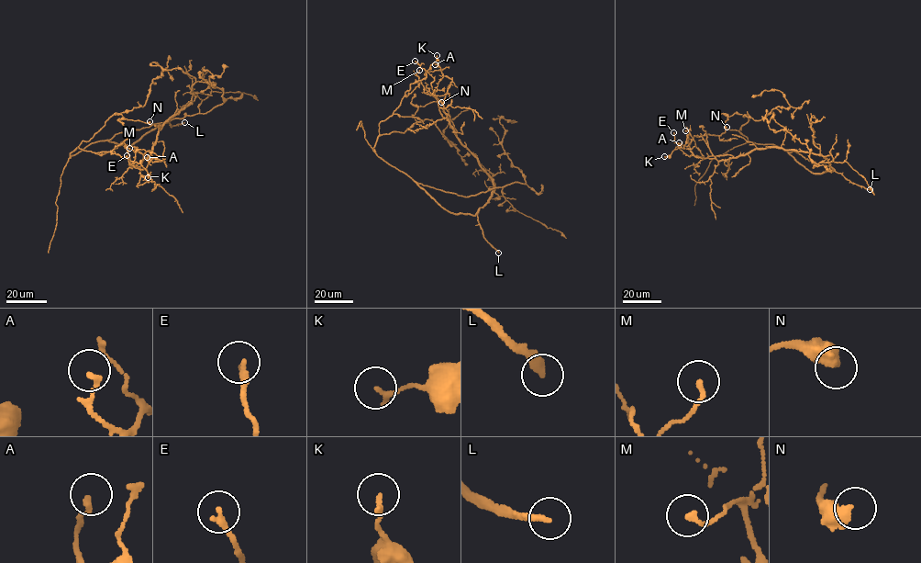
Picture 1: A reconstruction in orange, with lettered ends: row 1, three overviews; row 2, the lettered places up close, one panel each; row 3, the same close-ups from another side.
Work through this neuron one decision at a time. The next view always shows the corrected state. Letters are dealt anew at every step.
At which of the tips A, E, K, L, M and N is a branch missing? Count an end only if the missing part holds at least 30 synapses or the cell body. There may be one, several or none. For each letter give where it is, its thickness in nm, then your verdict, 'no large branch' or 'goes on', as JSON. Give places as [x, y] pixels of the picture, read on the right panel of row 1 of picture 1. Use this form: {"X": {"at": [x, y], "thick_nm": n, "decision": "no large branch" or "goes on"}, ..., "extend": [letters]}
{"A": {"at": [679, 142], "thick_nm": 180, "decision": "no large branch"}, "E": {"at": [673, 132], "thick_nm": 200, "decision": "no large branch"}, "K": {"at": [664, 156], "thick_nm": 170, "decision": "no large branch"}, "L": {"at": [870, 189], "thick_nm": 240, "decision": "goes on"}, "M": {"at": [685, 130], "thick_nm": 160, "decision": "no large branch"}, "N": {"at": [726, 127], "thick_nm": 480, "decision": "no large branch"}, "extend": ["L"]}

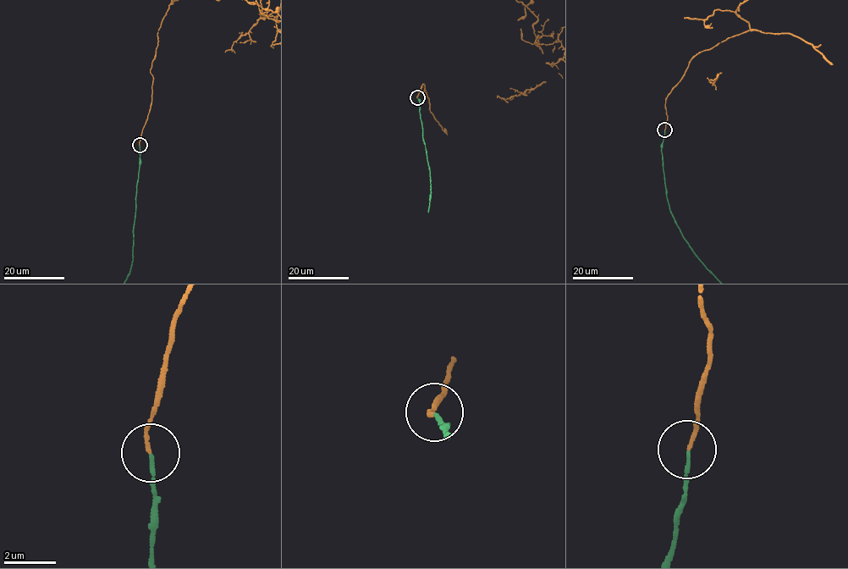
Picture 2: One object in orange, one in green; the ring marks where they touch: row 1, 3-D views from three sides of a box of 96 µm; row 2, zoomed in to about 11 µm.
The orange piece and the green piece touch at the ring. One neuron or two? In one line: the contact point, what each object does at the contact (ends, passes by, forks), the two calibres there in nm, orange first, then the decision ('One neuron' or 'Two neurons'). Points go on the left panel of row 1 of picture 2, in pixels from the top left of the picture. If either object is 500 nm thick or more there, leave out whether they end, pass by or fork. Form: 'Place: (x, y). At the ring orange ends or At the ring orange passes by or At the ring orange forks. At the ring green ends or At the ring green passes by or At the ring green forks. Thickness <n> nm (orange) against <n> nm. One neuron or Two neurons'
Place: (140, 145). At the ring orange ends. At the ring green ends. Thickness 110 nm (orange) against 120 nm. One neuron

